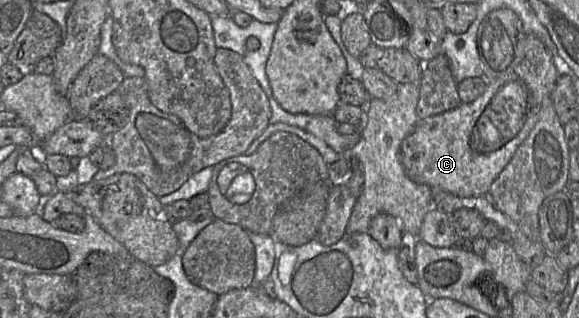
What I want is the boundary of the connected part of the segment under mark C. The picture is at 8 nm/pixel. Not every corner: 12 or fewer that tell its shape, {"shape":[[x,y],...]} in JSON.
{"shape":[[527,34],[511,75],[418,120],[400,147],[415,183],[485,196],[558,76]]}

